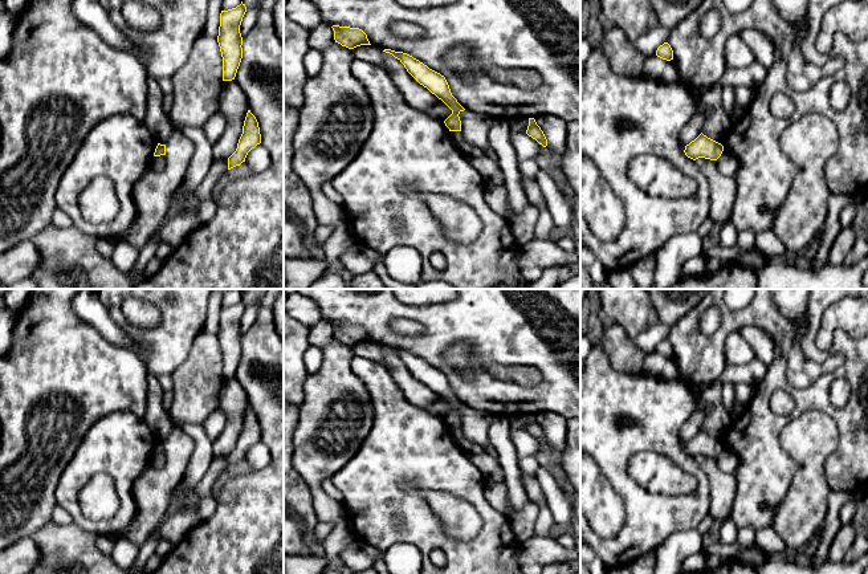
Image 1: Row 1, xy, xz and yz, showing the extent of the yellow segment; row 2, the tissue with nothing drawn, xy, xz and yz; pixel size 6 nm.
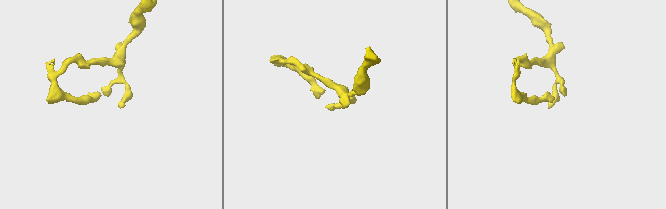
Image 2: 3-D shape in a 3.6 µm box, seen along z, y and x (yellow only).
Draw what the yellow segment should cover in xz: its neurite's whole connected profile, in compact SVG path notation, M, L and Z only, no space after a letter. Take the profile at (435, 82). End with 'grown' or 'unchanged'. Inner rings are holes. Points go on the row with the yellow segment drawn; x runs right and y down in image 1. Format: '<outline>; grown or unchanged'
M384 49L383 52L392 54L398 58L407 72L424 87L427 87L432 94L441 99L451 110L452 114L444 121L449 131L461 131L461 121L459 114L465 109L457 102L452 95L449 85L444 76L429 69L427 65L413 58L412 56L395 52L391 49Z; unchanged

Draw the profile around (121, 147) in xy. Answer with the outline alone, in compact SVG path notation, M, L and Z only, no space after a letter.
M118 114L101 121L86 135L78 152L64 172L56 192L56 207L70 216L73 227L89 236L113 240L122 239L135 227L136 205L133 190L151 166L156 146L158 142L154 134L142 121L131 114ZM95 176L107 176L114 183L119 212L110 223L91 224L83 219L78 207L80 194Z

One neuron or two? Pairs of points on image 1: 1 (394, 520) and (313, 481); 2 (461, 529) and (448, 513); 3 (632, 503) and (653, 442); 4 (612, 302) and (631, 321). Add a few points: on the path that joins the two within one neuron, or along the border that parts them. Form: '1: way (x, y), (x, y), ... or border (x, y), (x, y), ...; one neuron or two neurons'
1: border (353, 456), (330, 477); two neurons
2: way (460, 525), (452, 517); one neuron
3: way (623, 484), (622, 458), (635, 444); one neuron
4: way (616, 306), (627, 317); one neuron

